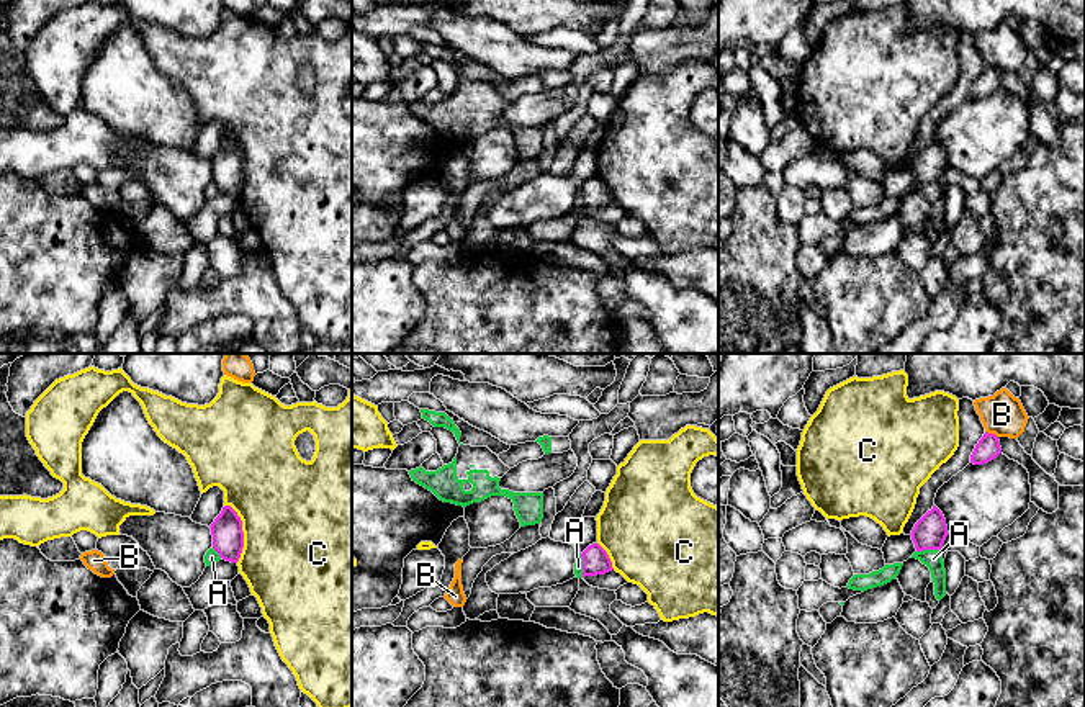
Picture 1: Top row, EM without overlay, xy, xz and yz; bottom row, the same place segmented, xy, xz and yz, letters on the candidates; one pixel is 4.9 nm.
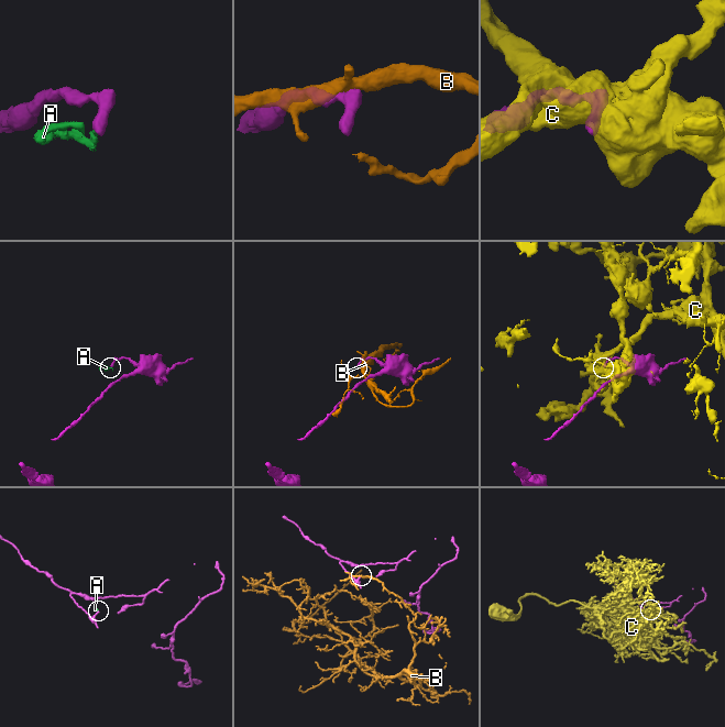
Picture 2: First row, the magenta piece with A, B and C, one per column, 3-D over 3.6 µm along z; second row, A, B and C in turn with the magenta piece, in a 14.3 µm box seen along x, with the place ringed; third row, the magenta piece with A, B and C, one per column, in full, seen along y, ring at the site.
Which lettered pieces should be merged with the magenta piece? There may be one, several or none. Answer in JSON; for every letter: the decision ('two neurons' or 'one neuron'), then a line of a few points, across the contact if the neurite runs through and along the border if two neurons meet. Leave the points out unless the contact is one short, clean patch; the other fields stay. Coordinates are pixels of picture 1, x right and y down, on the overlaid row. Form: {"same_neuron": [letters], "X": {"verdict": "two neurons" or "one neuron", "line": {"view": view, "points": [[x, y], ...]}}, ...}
{"same_neuron": [], "A": {"verdict": "two neurons", "line": {"view": "xz", "points": [[580, 553], [583, 576]]}}, "B": {"verdict": "two neurons"}, "C": {"verdict": "two neurons"}}

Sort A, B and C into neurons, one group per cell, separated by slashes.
A / B / C

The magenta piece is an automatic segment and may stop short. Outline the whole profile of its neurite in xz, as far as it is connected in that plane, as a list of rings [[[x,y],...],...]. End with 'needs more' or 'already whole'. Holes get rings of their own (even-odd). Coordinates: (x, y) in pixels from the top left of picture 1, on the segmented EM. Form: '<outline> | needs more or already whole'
[[[589,545],[583,553],[583,578],[584,576],[597,576],[612,571],[612,561],[607,552],[599,545]]] | already whole

